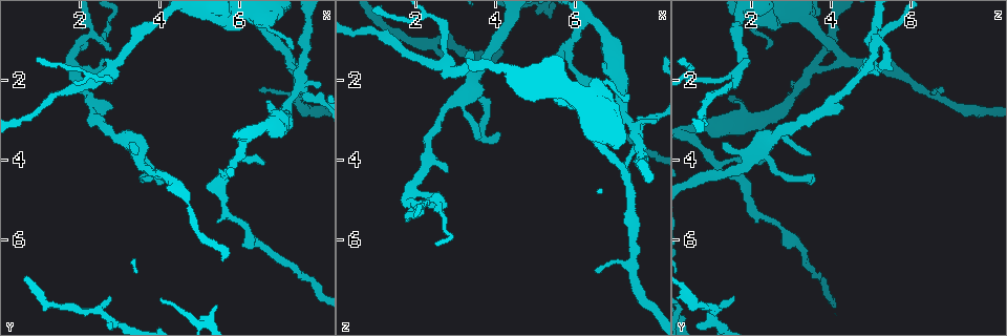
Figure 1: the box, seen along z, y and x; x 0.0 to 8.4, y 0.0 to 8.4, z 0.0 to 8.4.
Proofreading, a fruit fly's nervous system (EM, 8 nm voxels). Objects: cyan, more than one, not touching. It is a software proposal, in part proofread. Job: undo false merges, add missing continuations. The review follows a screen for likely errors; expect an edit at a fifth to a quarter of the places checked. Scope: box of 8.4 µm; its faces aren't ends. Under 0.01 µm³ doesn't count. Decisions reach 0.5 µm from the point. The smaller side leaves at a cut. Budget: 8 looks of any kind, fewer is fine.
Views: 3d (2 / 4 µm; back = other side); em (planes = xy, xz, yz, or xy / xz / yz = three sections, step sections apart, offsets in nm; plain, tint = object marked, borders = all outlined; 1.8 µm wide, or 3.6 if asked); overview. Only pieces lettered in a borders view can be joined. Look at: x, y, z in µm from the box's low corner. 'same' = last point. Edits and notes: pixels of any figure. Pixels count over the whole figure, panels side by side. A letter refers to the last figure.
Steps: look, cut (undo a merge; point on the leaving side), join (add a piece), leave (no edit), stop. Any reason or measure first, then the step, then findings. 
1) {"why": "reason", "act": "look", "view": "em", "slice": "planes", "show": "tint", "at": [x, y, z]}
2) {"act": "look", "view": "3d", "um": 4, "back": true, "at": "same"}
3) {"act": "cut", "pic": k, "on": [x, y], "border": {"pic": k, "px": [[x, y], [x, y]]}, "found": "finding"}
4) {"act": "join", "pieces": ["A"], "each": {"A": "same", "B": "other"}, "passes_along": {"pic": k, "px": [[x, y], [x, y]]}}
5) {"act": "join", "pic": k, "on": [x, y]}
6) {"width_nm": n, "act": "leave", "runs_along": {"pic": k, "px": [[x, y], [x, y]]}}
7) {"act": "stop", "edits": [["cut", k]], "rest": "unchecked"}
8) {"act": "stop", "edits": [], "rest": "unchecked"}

{"why": "three arms meet", "act": "look", "view": "3d", "um": 2, "at": [2.20, 0.90, 5.05]}

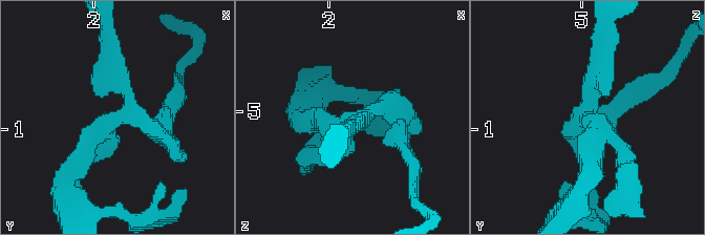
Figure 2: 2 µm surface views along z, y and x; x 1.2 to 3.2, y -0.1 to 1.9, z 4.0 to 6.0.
{"act": "look", "view": "em", "slice": "yz", "step": 16, "show": "tint", "at": [2.24, 0.88, 5.08]}

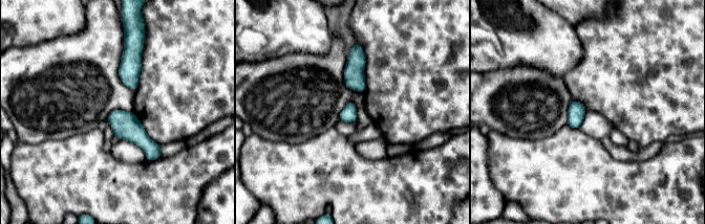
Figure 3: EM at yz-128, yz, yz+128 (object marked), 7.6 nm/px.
{"why": "cut it another way", "act": "look", "view": "em", "slice": "planes", "show": "borders", "at": "same"}

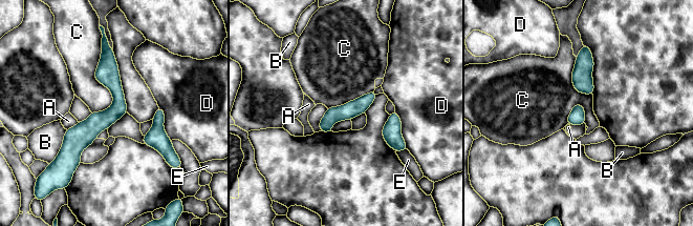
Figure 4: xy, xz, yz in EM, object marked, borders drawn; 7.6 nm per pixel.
{"act": "leave", "each": {"A": "other", "B": "other", "C": "other", "D": "other", "E": "other"}, "runs_along": {"pic": 4, "px": [[106, 53], [116, 106], [73, 165]]}, "found": "continuous, no second cell"}

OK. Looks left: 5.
{"why": "arms part here", "act": "look", "view": "3d", "um": 4, "at": [7.45, 2.30, 3.15]}

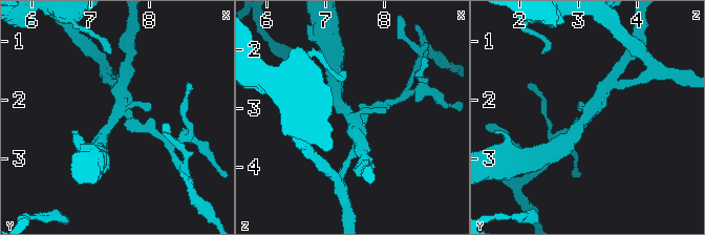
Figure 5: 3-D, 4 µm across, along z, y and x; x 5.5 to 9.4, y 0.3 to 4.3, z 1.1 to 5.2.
{"act": "look", "view": "em", "slice": "planes", "show": "borders", "at": [7.45, 2.25, 3.10]}

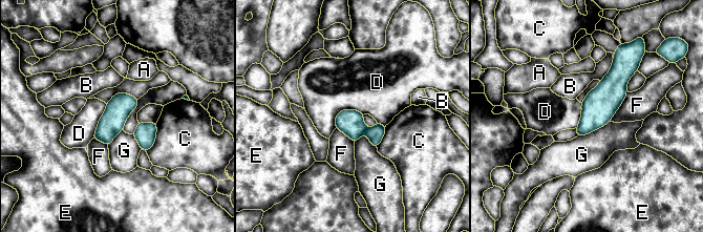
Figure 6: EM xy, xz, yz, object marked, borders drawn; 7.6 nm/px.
{"width_nm": 190, "act": "cut", "pic": 6, "on": [350, 123], "each": {"A": "other", "B": "other", "C": "other", "D": "other", "E": "other", "F": "other", "G": "other"}, "border": {"pic": 6, "px": [[367, 128], [364, 133]]}, "found": "a second cell is stuck on"}

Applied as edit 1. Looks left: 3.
{"why": "free end", "act": "look", "view": "em", "slice": "planes", "show": "borders", "at": [2.75, 7.50, 1.60]}

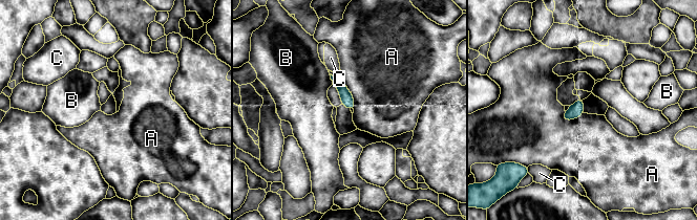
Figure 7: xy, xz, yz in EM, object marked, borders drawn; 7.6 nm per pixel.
{"act": "leave", "each": {"A": "other", "B": "other", "C": "other"}, "found": "none of them fits"}

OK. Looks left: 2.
{"act": "stop", "edits": [["cut", 6]], "rest": "unchecked"}

